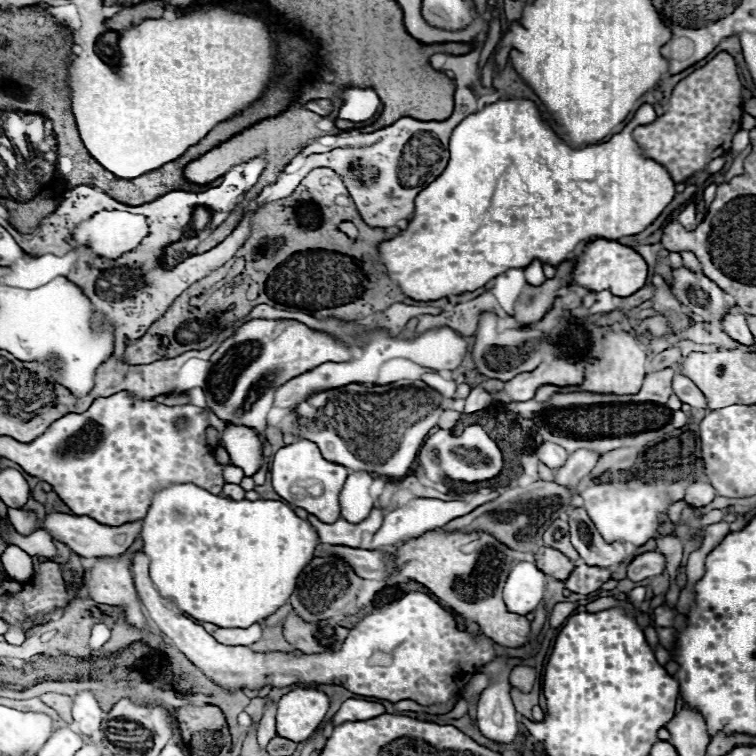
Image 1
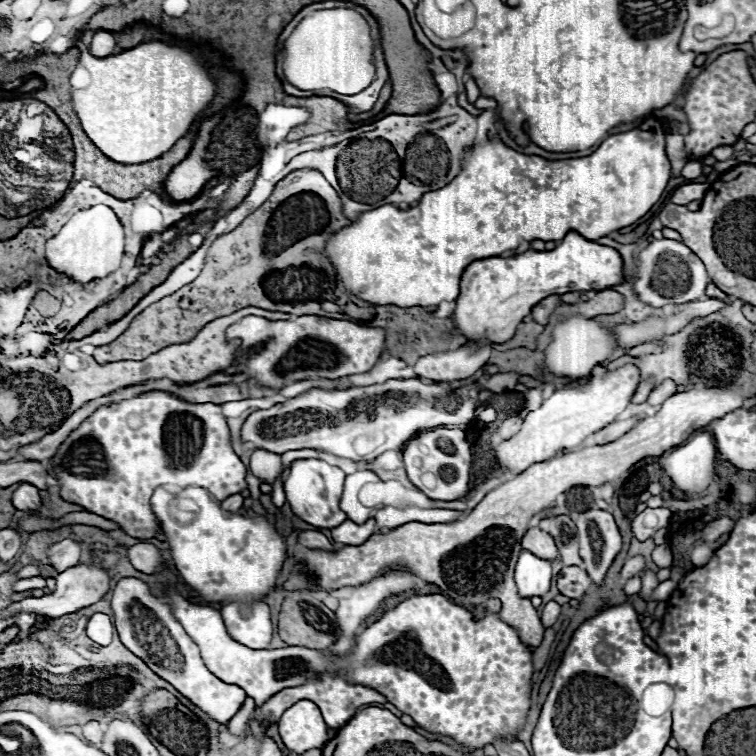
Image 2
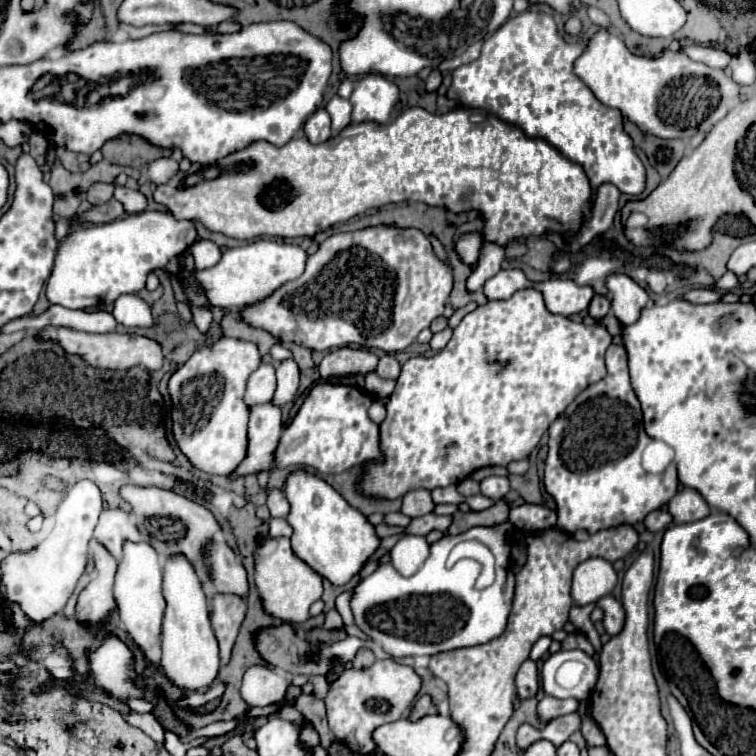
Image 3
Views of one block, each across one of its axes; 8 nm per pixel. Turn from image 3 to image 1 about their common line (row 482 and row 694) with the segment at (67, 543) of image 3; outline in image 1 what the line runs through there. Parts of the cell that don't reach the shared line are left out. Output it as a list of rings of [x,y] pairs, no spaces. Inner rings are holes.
[[[82,690],[74,696],[72,718],[74,718],[74,724],[78,726],[80,734],[84,734],[84,736],[92,736],[94,732],[100,730],[102,710],[90,690]]]

